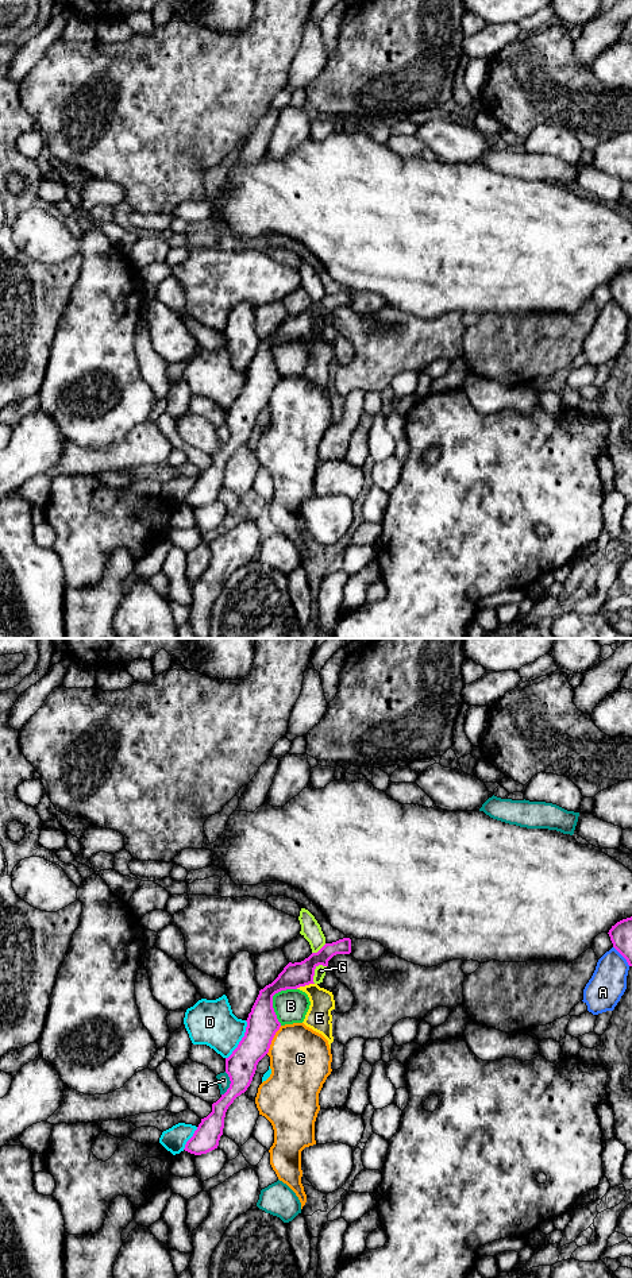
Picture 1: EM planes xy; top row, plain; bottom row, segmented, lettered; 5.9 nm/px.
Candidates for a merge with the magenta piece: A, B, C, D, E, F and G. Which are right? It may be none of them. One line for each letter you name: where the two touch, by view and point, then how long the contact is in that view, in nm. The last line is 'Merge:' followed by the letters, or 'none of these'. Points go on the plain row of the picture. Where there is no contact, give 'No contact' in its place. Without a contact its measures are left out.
G: Touches magenta at xy (313, 323). Shared border 130 nm
Merge: G

